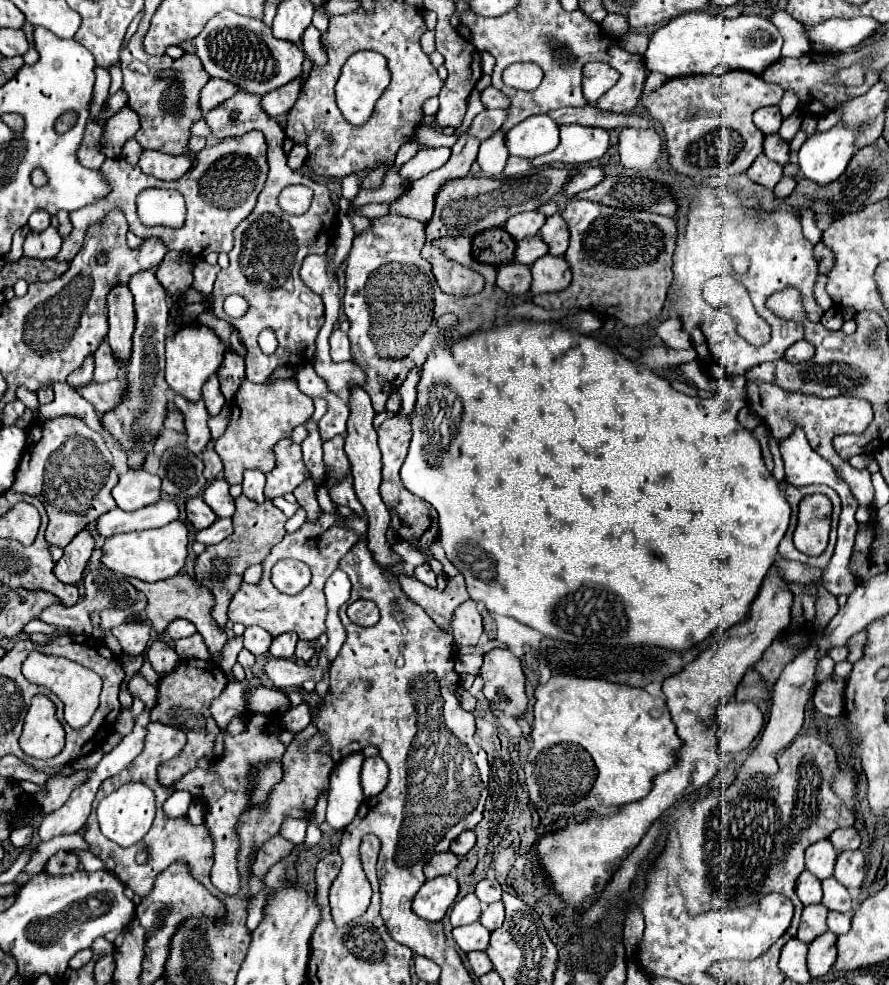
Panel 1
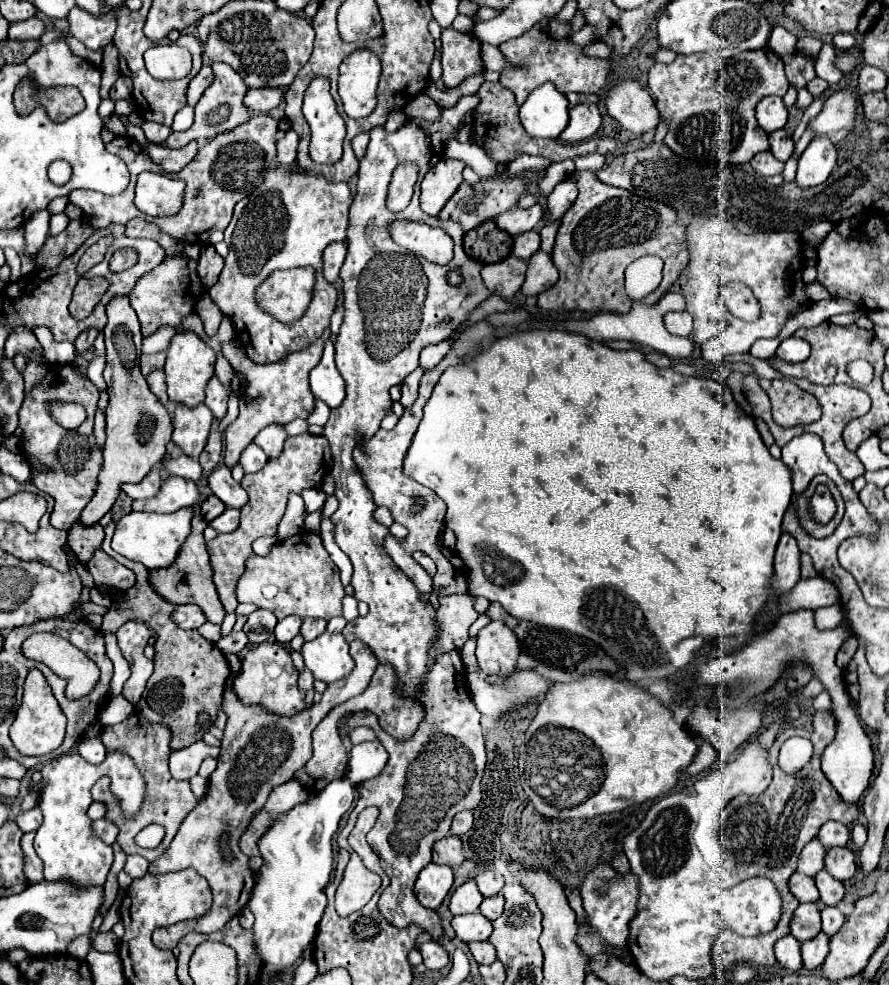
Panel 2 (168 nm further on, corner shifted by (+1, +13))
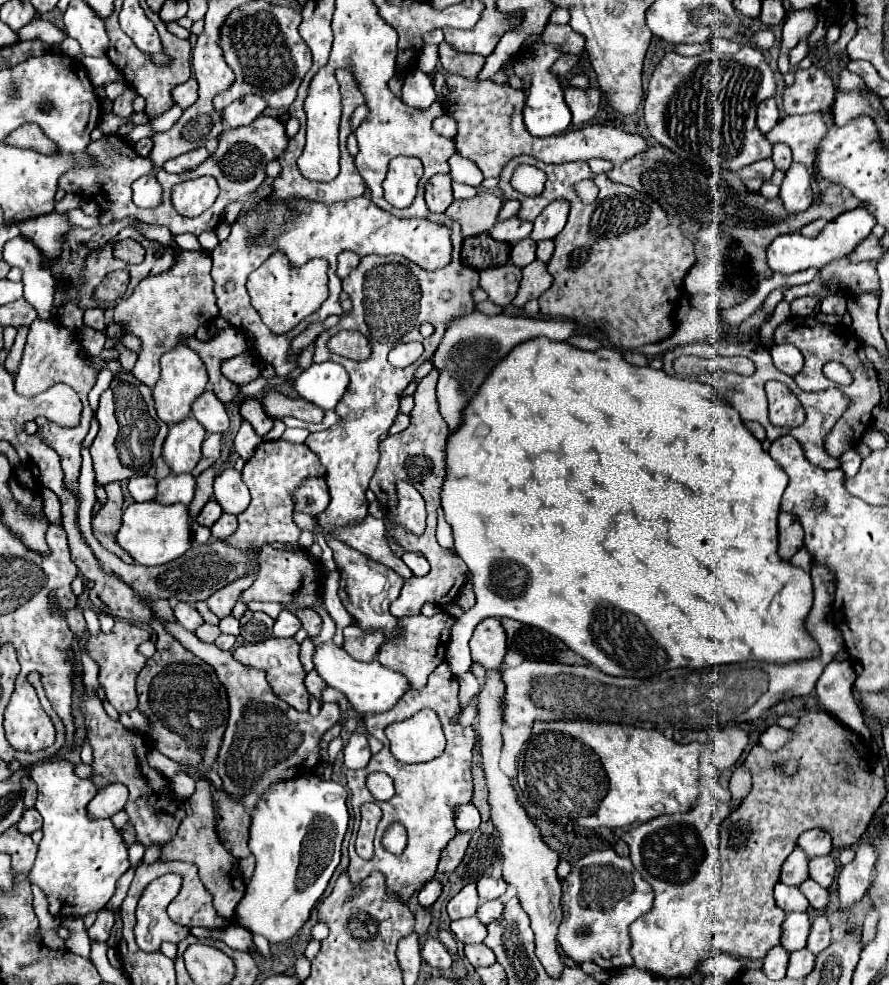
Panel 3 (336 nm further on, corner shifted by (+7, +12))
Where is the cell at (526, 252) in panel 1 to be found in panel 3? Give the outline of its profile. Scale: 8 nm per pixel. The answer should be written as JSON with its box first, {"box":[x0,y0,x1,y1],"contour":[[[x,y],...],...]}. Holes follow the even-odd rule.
{"box":[511,237,535,267],"contour":[[[525,237],[521,241],[517,241],[511,249],[511,263],[517,267],[525,267],[535,259],[535,241]]]}

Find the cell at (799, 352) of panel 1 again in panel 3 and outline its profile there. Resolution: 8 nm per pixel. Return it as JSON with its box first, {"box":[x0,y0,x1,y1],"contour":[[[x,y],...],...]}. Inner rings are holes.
{"box":[771,343,803,377],"contour":[[[783,343],[783,345],[773,345],[771,347],[771,357],[773,357],[773,363],[779,371],[795,377],[801,367],[803,367],[803,355],[797,347],[789,345],[789,343]]]}

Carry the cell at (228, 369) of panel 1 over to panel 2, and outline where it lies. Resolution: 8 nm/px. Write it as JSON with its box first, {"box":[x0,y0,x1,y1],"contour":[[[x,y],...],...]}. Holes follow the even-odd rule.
{"box":[197,244,223,288],"contour":[[[211,244],[203,246],[197,272],[199,272],[199,278],[205,284],[205,288],[209,288],[209,286],[215,284],[215,280],[217,280],[217,276],[219,276],[221,270],[223,270],[223,258],[215,252],[215,248]]]}

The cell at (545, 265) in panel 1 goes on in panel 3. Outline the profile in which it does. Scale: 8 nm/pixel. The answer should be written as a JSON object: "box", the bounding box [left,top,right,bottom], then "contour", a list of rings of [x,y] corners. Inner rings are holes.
{"box":[513,259,553,307],"contour":[[[537,259],[533,263],[525,265],[521,269],[521,273],[523,273],[521,285],[519,285],[517,297],[513,299],[513,305],[517,305],[517,307],[523,307],[529,299],[541,297],[551,287],[551,281],[553,281],[553,277],[547,273],[545,263],[537,261]]]}

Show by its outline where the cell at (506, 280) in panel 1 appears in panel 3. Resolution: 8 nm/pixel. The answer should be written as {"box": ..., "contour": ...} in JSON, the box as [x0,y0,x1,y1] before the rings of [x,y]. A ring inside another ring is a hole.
{"box":[479,263,521,307],"contour":[[[505,263],[501,267],[483,269],[483,271],[479,271],[479,275],[481,275],[479,287],[487,291],[491,303],[505,307],[513,301],[519,281],[521,281],[519,267],[515,267],[513,263]]]}

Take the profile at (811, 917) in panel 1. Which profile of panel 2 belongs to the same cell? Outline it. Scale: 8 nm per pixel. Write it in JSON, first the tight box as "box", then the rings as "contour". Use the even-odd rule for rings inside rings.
{"box":[791,904,821,940],"contour":[[[799,904],[791,920],[791,934],[799,940],[811,940],[821,932],[821,914],[817,904]]]}

